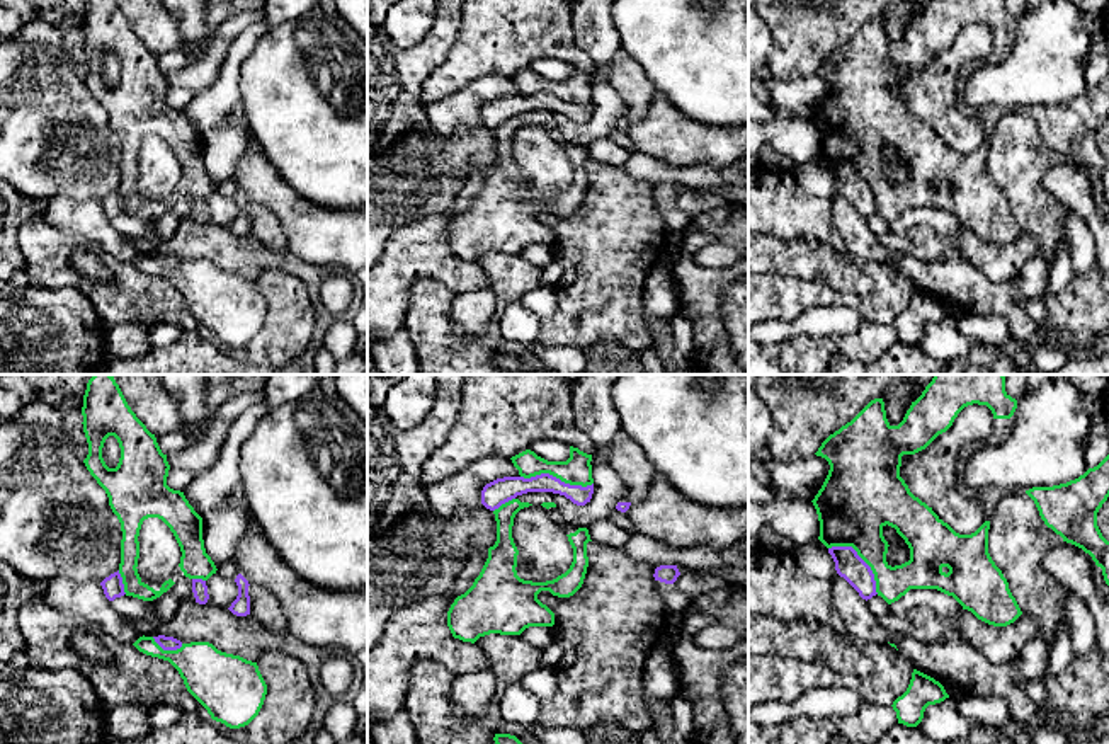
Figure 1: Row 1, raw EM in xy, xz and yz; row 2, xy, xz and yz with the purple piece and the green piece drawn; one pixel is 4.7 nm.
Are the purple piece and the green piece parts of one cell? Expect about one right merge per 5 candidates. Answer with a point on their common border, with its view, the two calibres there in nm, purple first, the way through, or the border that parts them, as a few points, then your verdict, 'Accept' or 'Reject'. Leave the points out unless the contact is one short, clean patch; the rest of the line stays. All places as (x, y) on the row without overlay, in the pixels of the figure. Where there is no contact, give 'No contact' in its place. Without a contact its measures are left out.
Touches purple at xz (555, 96). Thickness 120 nm (purple) against 140 nm. Reject

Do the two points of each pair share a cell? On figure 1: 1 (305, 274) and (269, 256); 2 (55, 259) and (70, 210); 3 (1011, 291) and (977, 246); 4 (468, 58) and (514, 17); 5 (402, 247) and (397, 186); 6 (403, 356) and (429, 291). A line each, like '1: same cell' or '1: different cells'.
1: same cell
2: different cells
3: different cells
4: same cell
5: different cells
6: different cells

